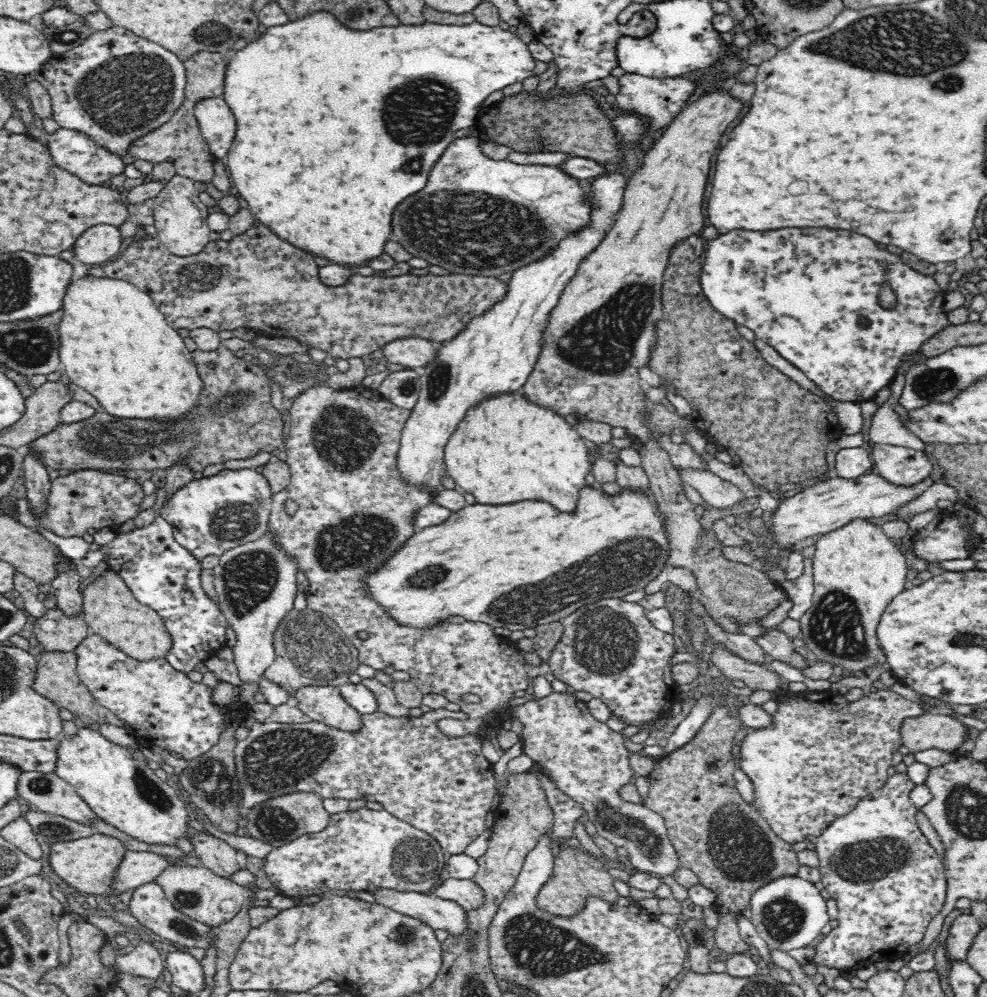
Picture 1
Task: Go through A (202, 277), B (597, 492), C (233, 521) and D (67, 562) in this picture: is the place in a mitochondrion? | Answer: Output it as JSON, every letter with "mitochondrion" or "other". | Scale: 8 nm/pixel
{"A":"mitochondrion","B":"other","C":"mitochondrion","D":"other"}

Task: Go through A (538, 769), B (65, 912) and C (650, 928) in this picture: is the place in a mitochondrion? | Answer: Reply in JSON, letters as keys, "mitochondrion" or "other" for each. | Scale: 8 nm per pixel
{"A":"other","B":"other","C":"other"}

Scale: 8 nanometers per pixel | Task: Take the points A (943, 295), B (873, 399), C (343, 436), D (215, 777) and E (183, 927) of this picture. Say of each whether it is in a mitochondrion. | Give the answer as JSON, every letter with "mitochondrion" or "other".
{"A":"other","B":"other","C":"mitochondrion","D":"mitochondrion","E":"mitochondrion"}

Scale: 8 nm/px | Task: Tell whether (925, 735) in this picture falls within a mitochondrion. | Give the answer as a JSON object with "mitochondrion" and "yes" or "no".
{"mitochondrion":"no"}

